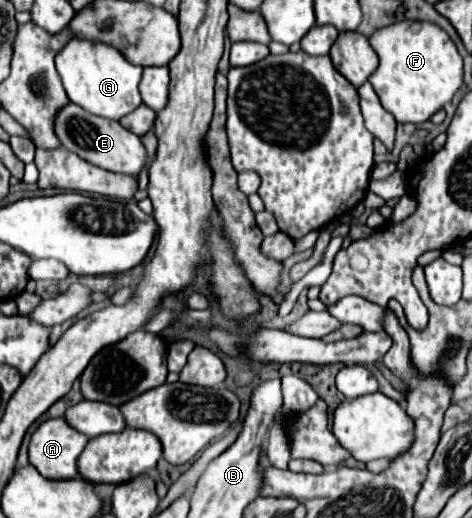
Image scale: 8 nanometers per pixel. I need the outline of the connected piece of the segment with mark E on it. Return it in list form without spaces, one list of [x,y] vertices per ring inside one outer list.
[[[68,103],[66,107],[62,107],[62,111],[56,113],[56,119],[54,119],[54,131],[56,131],[56,137],[60,139],[60,143],[68,151],[74,151],[82,159],[86,159],[102,169],[108,169],[114,173],[138,175],[146,163],[146,151],[144,151],[144,145],[138,135],[124,129],[118,121],[110,121],[110,119],[84,111],[80,105]]]

